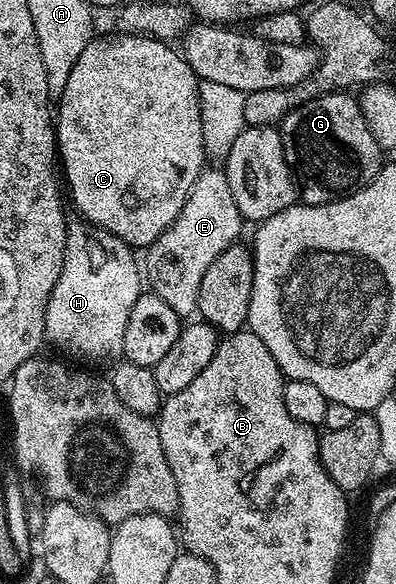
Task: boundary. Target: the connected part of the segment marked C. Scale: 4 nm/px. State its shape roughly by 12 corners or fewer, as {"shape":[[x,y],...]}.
{"shape":[[97,34],[54,107],[75,214],[147,249],[206,166],[200,83]]}

